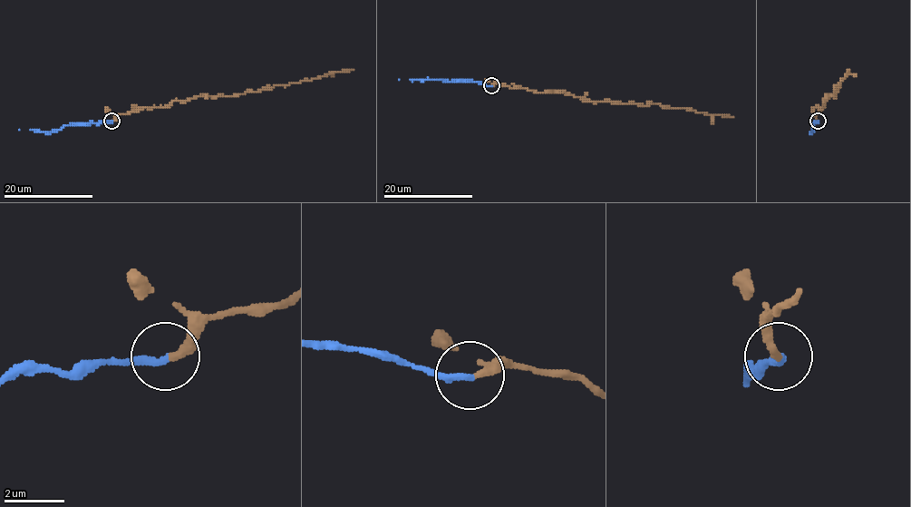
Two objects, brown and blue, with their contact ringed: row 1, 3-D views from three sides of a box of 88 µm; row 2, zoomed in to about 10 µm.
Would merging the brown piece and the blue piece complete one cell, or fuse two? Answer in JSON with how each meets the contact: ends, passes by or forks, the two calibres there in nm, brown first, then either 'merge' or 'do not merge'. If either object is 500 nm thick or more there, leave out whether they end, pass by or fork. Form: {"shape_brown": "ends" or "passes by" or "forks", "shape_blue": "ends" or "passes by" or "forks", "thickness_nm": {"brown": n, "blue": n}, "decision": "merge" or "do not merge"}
{"shape_brown": "ends", "shape_blue": "ends", "thickness_nm": {"brown": 280, "blue": 240}, "decision": "merge"}

